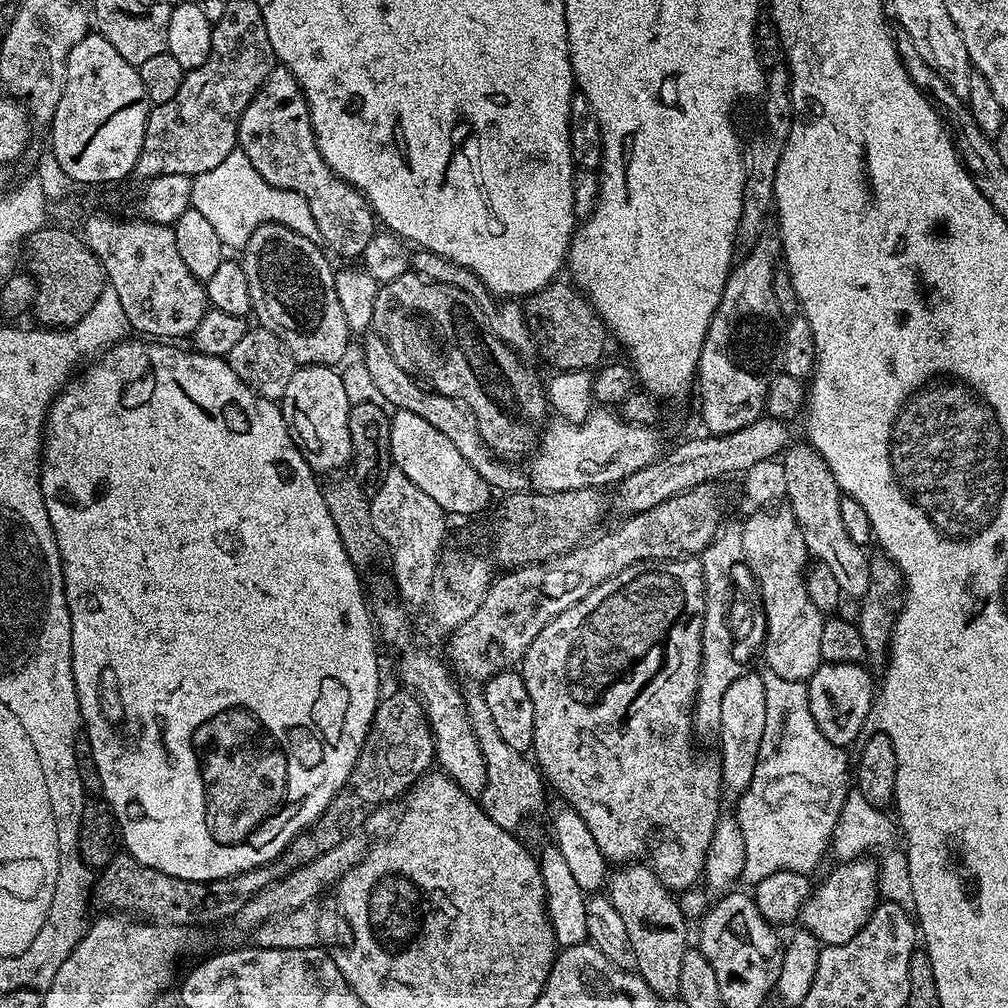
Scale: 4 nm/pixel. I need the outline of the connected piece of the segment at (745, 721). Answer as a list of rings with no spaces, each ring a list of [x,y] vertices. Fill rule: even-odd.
[[[745,671],[738,679],[730,684],[726,695],[722,697],[722,718],[720,719],[720,748],[718,747],[722,766],[722,786],[725,797],[739,798],[750,786],[750,778],[754,776],[754,766],[760,761],[760,747],[762,746],[762,730],[766,730],[766,692],[764,677],[758,671]]]

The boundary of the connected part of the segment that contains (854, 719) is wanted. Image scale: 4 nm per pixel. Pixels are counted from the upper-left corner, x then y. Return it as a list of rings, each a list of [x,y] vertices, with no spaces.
[[[821,663],[819,670],[806,681],[808,686],[808,701],[810,702],[810,714],[814,714],[814,722],[818,730],[830,742],[841,746],[848,746],[853,743],[856,735],[862,730],[862,724],[874,708],[874,684],[868,677],[867,667],[858,664],[826,664]]]

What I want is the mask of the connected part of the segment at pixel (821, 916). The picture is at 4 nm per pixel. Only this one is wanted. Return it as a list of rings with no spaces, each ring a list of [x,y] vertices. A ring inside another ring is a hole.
[[[857,858],[835,865],[837,868],[818,887],[811,889],[798,917],[803,929],[812,932],[821,945],[850,942],[868,924],[878,903],[878,868],[868,858]]]

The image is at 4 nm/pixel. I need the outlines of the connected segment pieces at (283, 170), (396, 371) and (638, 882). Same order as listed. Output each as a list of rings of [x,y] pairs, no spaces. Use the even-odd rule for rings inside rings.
[[[283,66],[273,68],[266,82],[258,90],[258,94],[250,102],[250,106],[246,106],[240,119],[238,148],[246,154],[246,158],[250,158],[250,162],[258,170],[258,174],[266,178],[266,182],[270,182],[275,188],[289,188],[291,192],[297,192],[299,196],[306,198],[310,206],[310,214],[314,214],[320,240],[329,253],[337,252],[340,256],[363,257],[366,246],[370,246],[370,238],[378,231],[376,213],[368,205],[364,193],[332,172],[322,158],[312,129],[308,100],[290,69]]]
[[[368,334],[363,337],[363,340],[362,361],[366,369],[370,370],[375,395],[385,405],[401,412],[418,414],[418,418],[426,418],[426,422],[430,422],[430,426],[434,426],[436,430],[442,430],[442,434],[446,434],[446,438],[450,438],[450,442],[454,442],[454,446],[458,446],[462,458],[466,458],[466,462],[470,462],[470,466],[474,466],[474,470],[478,470],[478,474],[482,474],[484,481],[493,489],[501,488],[504,494],[511,494],[519,492],[525,487],[524,476],[518,469],[511,468],[510,465],[503,464],[498,457],[492,456],[493,449],[484,443],[471,412],[459,400],[451,400],[449,396],[441,396],[435,391],[429,390],[413,373],[402,370],[402,366],[398,366],[398,362],[394,362],[394,354],[390,354],[383,336]]]
[[[643,862],[617,867],[607,877],[606,895],[612,901],[614,910],[618,910],[618,915],[622,917],[626,934],[630,934],[630,946],[636,959],[635,971],[646,982],[646,986],[654,990],[656,996],[679,997],[678,977],[682,971],[682,958],[690,951],[689,921],[685,917],[681,901]]]

